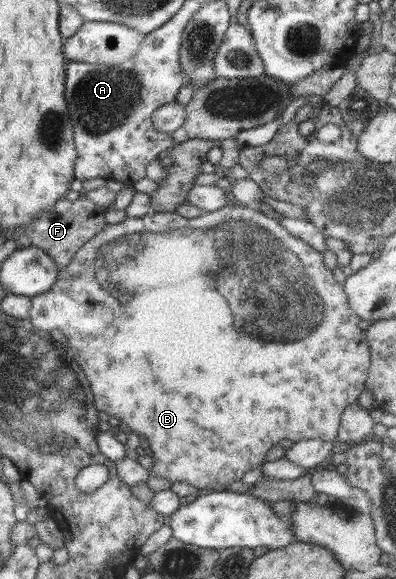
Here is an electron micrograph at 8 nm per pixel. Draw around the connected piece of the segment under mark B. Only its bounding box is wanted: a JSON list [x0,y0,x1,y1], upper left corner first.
[28,206,370,489]

